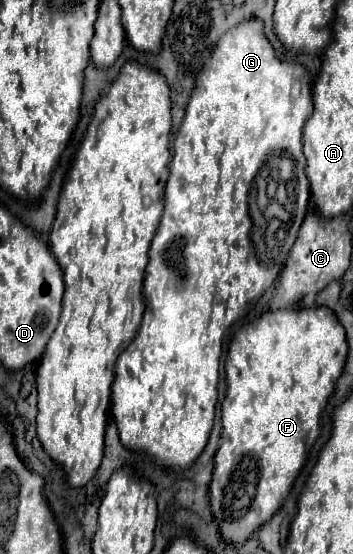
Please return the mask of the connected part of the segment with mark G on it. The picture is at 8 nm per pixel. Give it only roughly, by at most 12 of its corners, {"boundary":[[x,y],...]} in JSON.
{"boundary":[[261,20],[175,136],[125,448],[205,450],[227,328],[303,224],[313,82]]}

